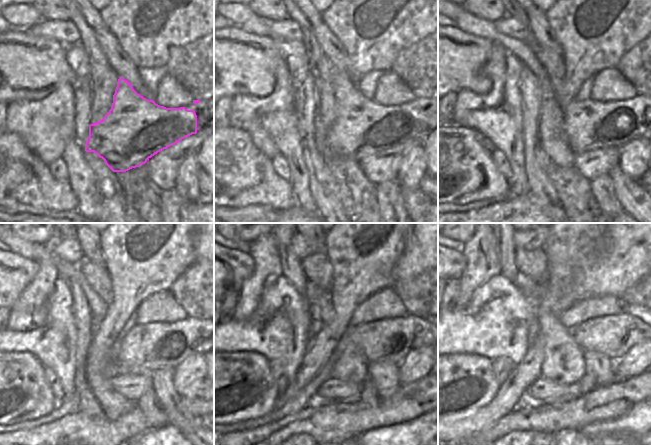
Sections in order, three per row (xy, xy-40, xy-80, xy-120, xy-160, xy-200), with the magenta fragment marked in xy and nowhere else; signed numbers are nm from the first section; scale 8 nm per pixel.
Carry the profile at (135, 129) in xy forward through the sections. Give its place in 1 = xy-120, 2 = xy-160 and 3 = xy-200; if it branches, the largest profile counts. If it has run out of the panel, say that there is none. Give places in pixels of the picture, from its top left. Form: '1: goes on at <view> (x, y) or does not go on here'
1: goes on at xy-120 (146, 347)
2: goes on at xy-160 (389, 339)
3: goes on at xy-200 (613, 336)

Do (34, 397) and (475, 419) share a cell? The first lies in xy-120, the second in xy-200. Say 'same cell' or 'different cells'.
different cells

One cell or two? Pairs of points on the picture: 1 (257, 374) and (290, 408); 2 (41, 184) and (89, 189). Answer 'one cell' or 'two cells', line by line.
1: two cells
2: two cells

